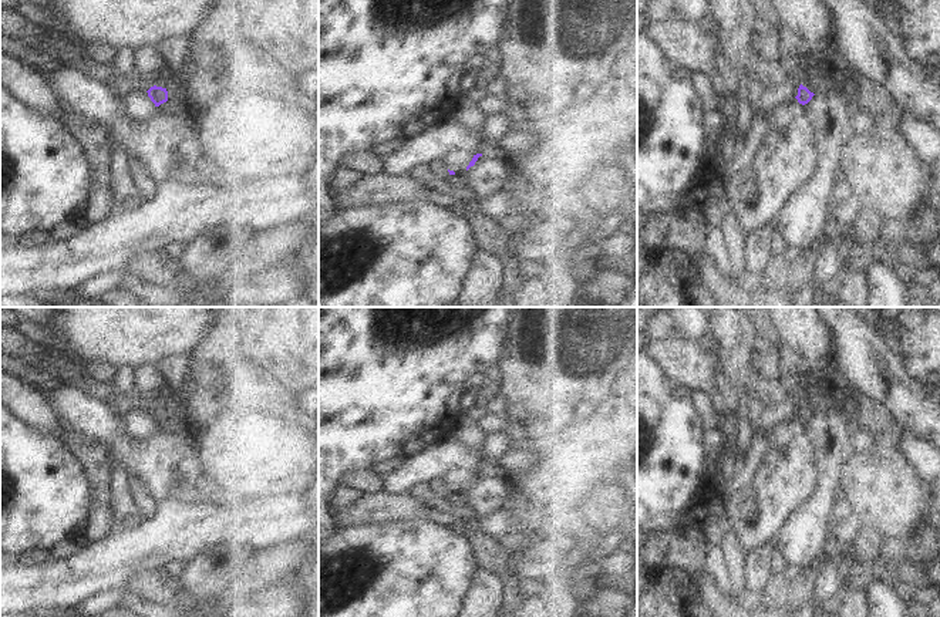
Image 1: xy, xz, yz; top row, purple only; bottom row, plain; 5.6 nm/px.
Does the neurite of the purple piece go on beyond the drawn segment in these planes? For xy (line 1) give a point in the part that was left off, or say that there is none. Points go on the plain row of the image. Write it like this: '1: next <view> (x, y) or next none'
1: next none

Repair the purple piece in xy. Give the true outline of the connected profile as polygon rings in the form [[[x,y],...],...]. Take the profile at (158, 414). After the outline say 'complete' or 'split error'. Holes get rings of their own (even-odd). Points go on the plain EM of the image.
[[[154,404],[146,411],[148,411],[148,415],[151,417],[151,419],[155,422],[155,425],[159,425],[161,422],[168,419],[166,407]]]; complete

